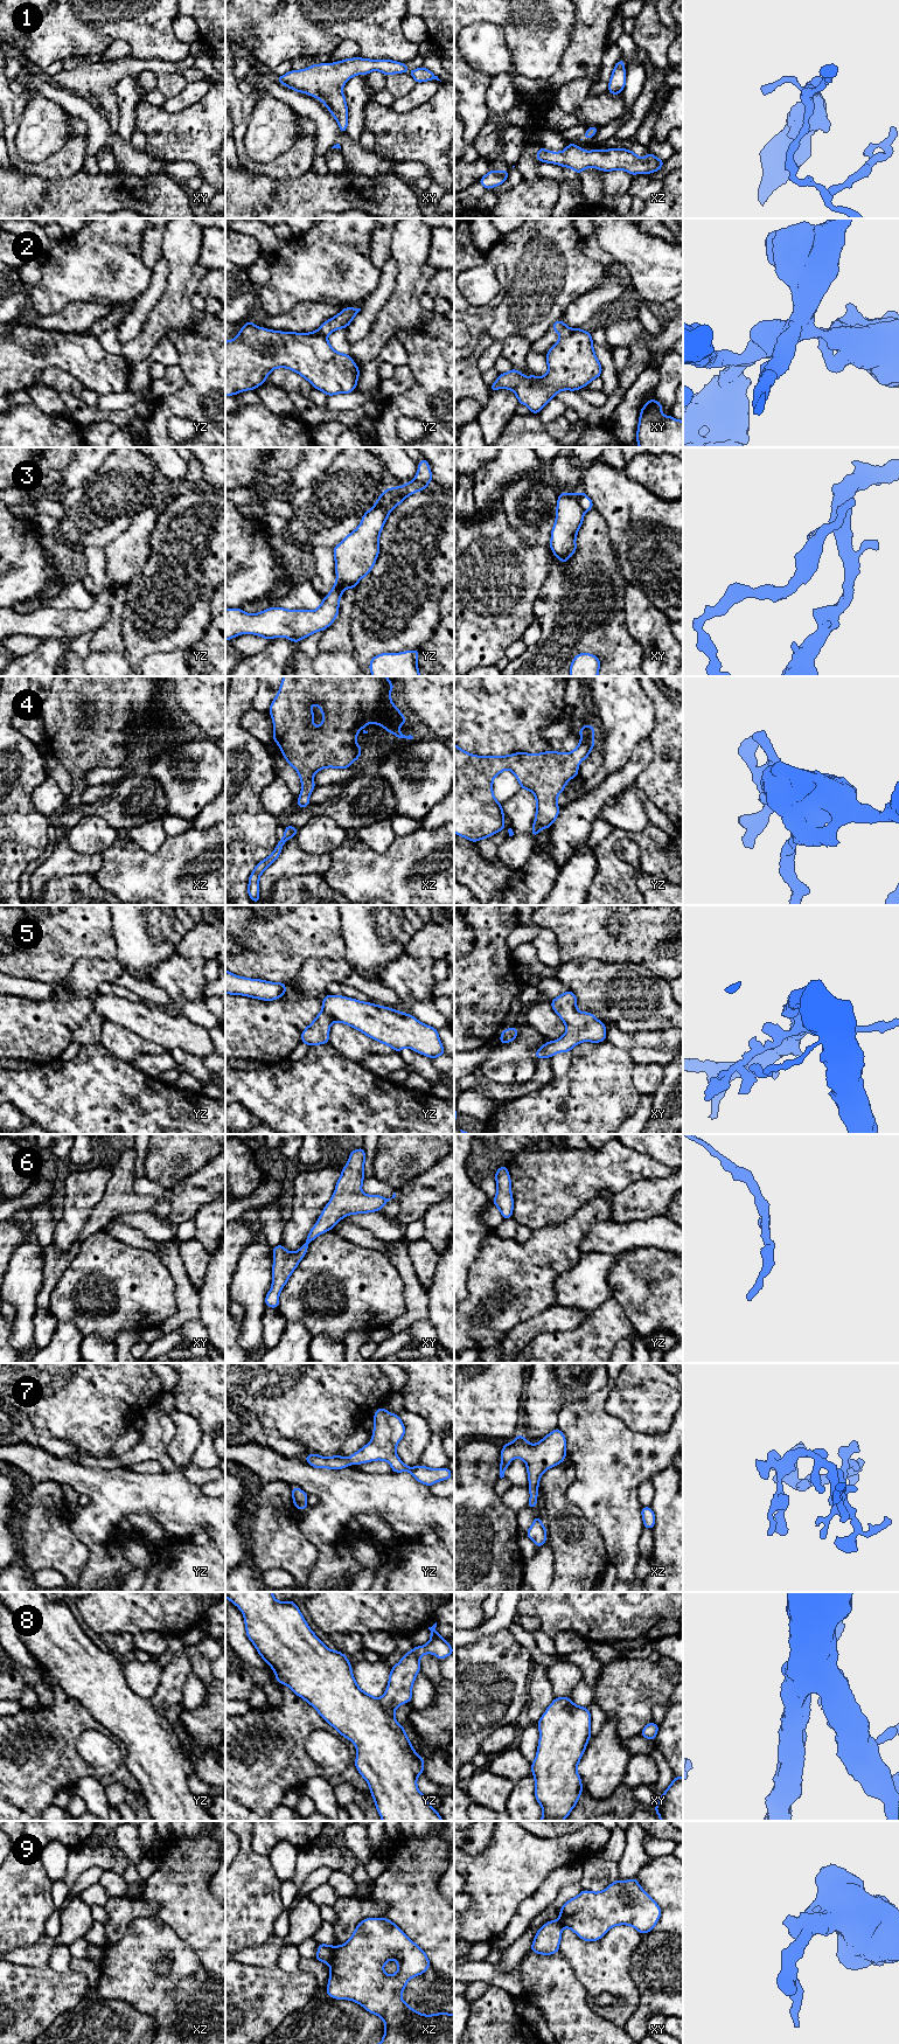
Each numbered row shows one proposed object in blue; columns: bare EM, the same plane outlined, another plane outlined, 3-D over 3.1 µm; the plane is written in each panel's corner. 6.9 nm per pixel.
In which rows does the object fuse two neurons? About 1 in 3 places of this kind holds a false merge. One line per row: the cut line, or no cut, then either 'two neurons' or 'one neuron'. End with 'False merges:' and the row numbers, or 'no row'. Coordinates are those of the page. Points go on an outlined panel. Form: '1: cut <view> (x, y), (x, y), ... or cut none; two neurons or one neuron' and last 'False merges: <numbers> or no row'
1: cut none; one neuron
2: cut xy (573, 329), (568, 335), (560, 338); two neurons
3: cut yz (402, 486), (402, 496), (396, 502), (373, 508); two neurons
4: cut none; one neuron
5: cut none; one neuron
6: cut none; one neuron
7: cut none; one neuron
8: cut none; one neuron
9: cut xz (334, 1946), (332, 1959), (328, 1962); two neurons
False merges: 2, 3, 9

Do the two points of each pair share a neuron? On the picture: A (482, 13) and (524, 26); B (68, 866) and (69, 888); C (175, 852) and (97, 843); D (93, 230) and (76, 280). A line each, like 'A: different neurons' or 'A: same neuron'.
A: same neuron
B: different neurons
C: different neurons
D: same neuron

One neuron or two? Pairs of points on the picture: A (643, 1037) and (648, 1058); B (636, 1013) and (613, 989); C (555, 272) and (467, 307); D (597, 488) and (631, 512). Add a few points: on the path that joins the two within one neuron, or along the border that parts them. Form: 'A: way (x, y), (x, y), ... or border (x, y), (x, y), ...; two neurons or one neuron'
A: border (670, 1049), (635, 1048), (628, 1051); two neurons
B: way (631, 1007), (619, 995); one neuron
C: border (502, 265), (495, 269), (496, 293), (489, 301); two neurons
D: way (605, 488), (622, 503); one neuron

